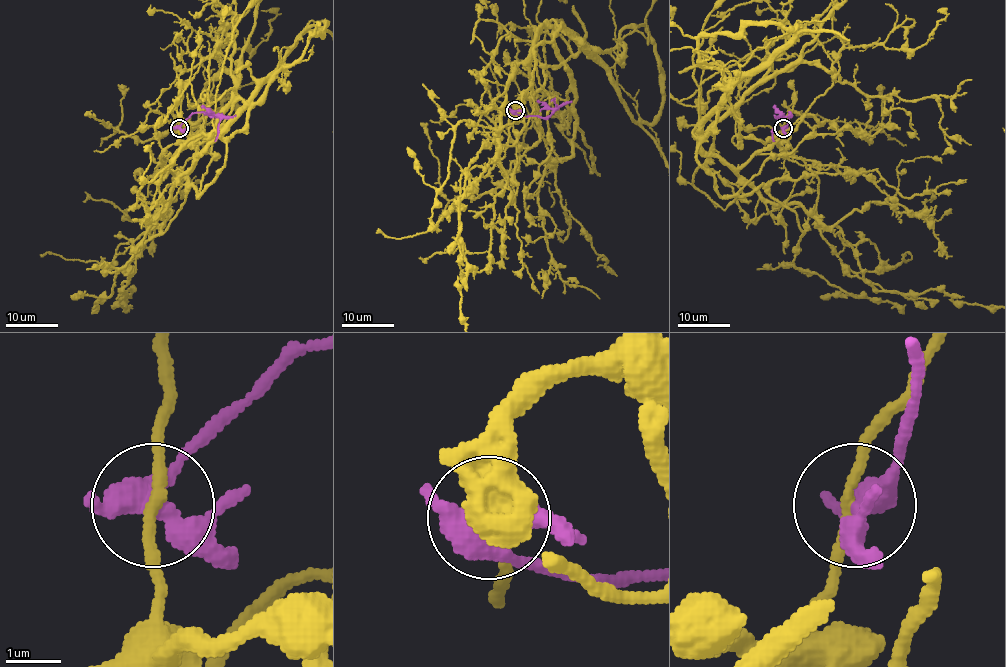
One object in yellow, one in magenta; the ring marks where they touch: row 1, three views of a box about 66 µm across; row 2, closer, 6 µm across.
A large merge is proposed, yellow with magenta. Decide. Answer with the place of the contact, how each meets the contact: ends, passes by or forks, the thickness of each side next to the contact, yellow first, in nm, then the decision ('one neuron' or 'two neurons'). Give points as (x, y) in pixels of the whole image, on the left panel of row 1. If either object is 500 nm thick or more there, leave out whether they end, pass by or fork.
place (179, 128); yellow passes by; magenta forks; calibres 180 and 400 nm; two neurons

